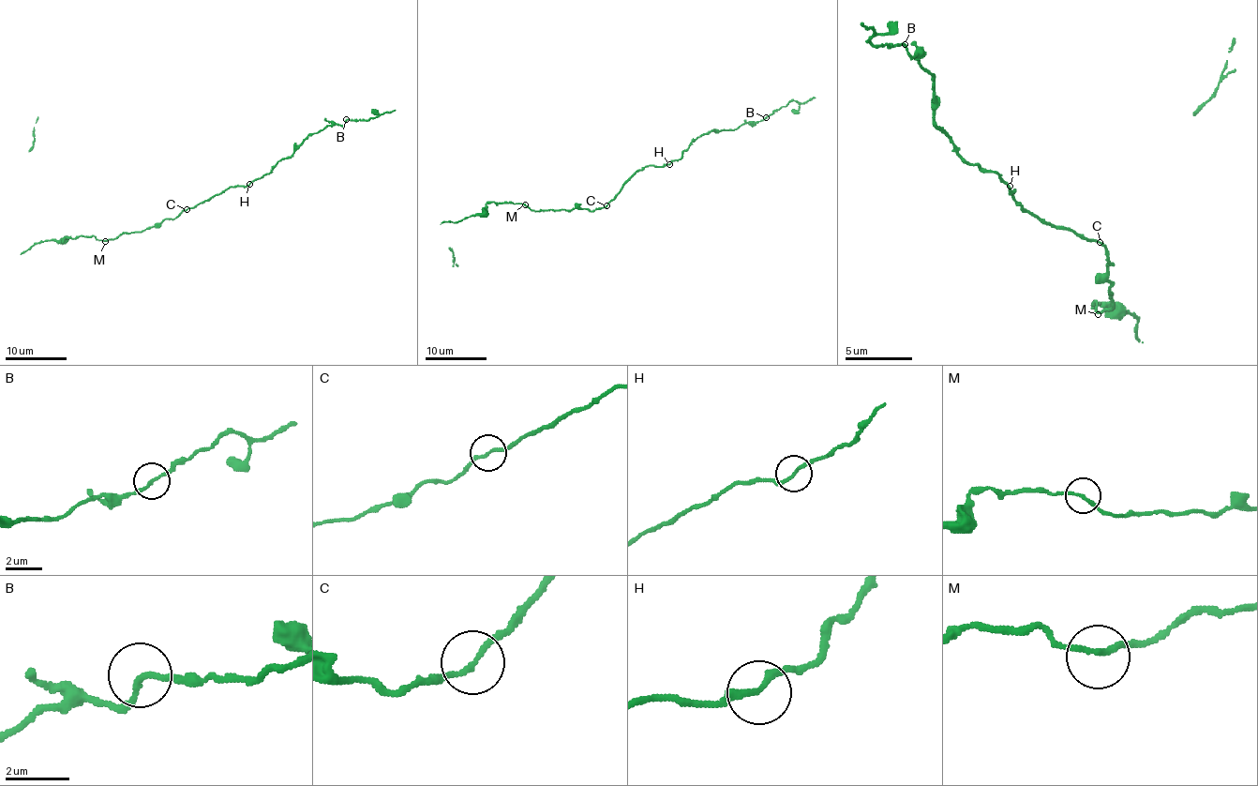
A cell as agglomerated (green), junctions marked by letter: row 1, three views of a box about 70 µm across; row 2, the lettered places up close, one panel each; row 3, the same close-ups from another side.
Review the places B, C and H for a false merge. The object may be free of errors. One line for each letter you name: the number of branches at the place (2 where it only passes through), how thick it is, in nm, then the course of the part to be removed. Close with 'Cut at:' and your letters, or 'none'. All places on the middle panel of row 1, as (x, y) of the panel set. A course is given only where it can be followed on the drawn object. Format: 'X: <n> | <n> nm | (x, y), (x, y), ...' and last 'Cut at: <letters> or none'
Cut at: none

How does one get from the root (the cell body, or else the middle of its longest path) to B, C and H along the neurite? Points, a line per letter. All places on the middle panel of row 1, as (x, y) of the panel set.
B: (596, 208), (604, 207), (639, 171), (677, 159), (700, 135), (737, 129), (766, 117)
C: (596, 208), (607, 205)
H: (596, 208), (604, 207), (639, 171), (647, 166), (669, 164)

